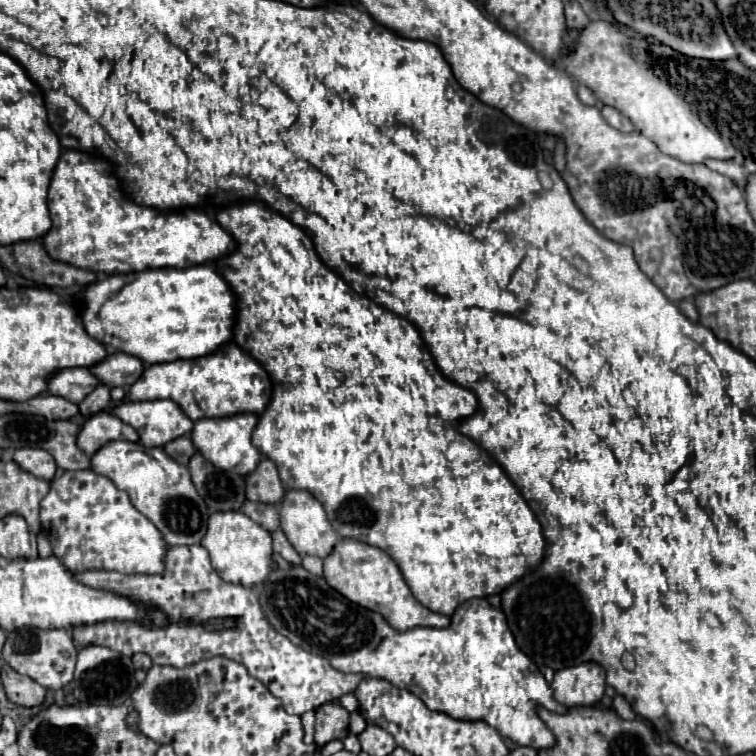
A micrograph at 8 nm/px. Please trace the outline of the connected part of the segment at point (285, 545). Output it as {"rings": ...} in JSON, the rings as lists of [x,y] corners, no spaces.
{"rings":[[[282,530],[270,532],[272,536],[272,550],[278,552],[284,560],[288,560],[290,564],[300,564],[300,556],[296,554],[296,550],[290,546],[290,542],[286,540],[286,536],[282,534]]]}

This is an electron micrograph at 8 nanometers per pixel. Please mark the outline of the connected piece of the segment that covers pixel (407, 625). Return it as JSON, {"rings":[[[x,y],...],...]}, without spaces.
{"rings":[[[340,538],[334,544],[332,552],[324,558],[324,578],[336,592],[346,596],[350,602],[382,614],[396,630],[410,630],[414,626],[446,628],[450,624],[448,616],[428,610],[412,596],[400,568],[384,550],[368,546],[360,540]]]}

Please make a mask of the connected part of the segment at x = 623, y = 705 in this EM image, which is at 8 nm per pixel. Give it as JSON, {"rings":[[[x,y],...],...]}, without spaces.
{"rings":[[[614,696],[614,710],[618,712],[618,716],[622,716],[622,718],[626,718],[626,720],[634,720],[636,718],[636,712],[632,710],[632,706],[630,706],[630,702],[626,702],[626,698],[622,698],[622,696]]]}

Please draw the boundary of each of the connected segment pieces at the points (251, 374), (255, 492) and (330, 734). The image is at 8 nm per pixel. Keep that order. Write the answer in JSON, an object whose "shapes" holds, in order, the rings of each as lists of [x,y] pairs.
{"shapes":[[[[226,342],[226,352],[212,352],[194,360],[174,360],[168,364],[152,364],[146,366],[142,376],[130,386],[128,390],[128,400],[158,400],[166,398],[176,402],[184,414],[190,420],[200,420],[200,418],[220,418],[220,416],[232,416],[238,412],[252,412],[260,414],[266,408],[266,402],[270,402],[270,382],[266,378],[266,370],[250,358],[244,350],[238,350],[238,344]]],[[[262,458],[254,472],[244,476],[246,482],[246,498],[266,504],[278,504],[284,496],[284,486],[278,478],[278,470],[274,462]]],[[[326,702],[316,712],[316,736],[314,736],[316,744],[322,748],[326,742],[340,738],[348,728],[348,720],[350,714],[342,706],[336,706],[334,702]]]]}

